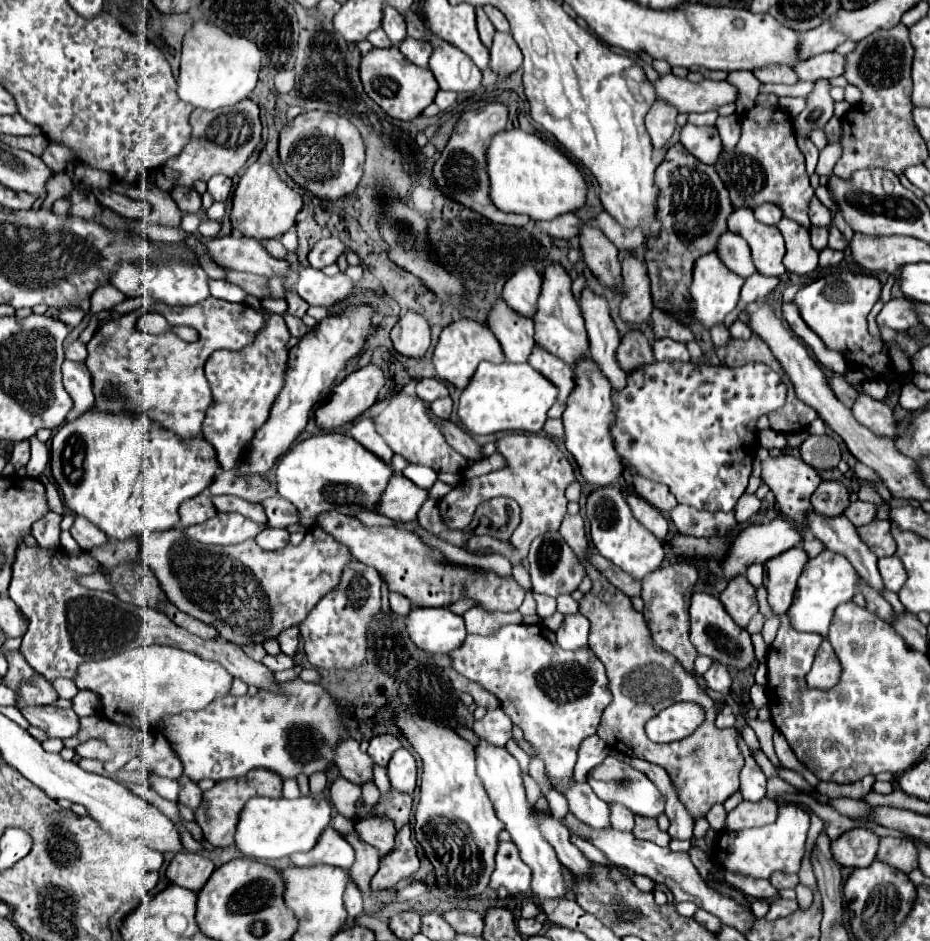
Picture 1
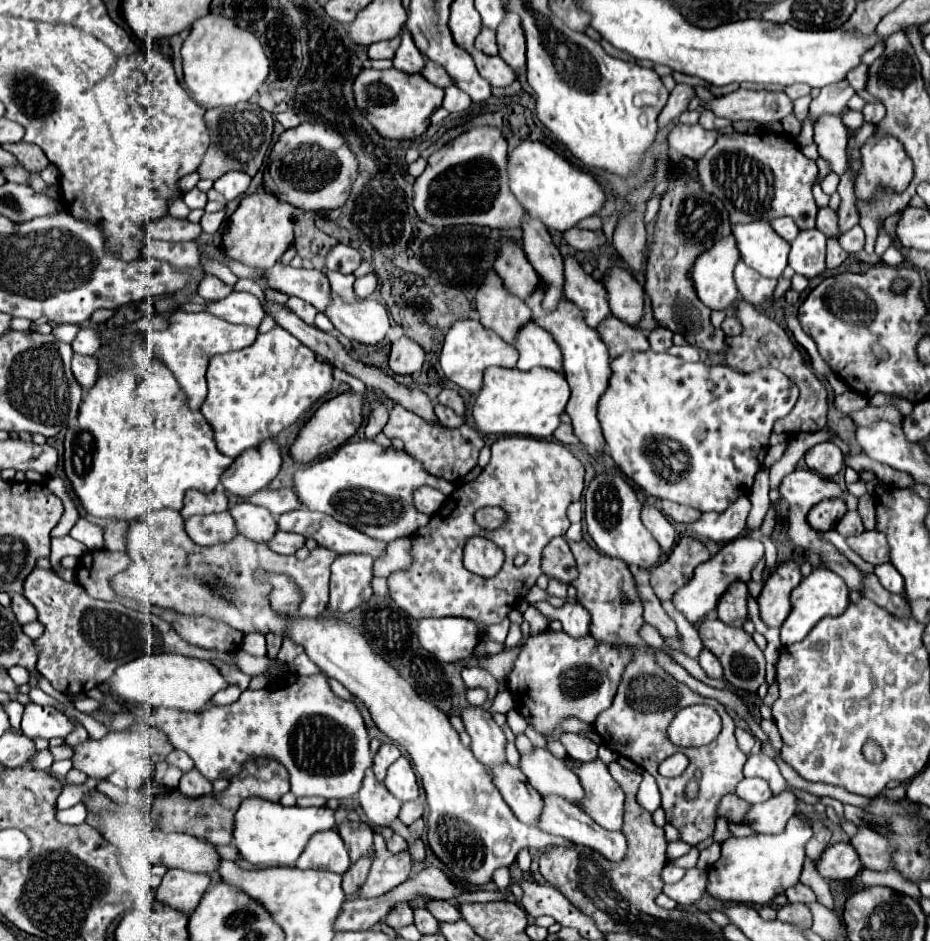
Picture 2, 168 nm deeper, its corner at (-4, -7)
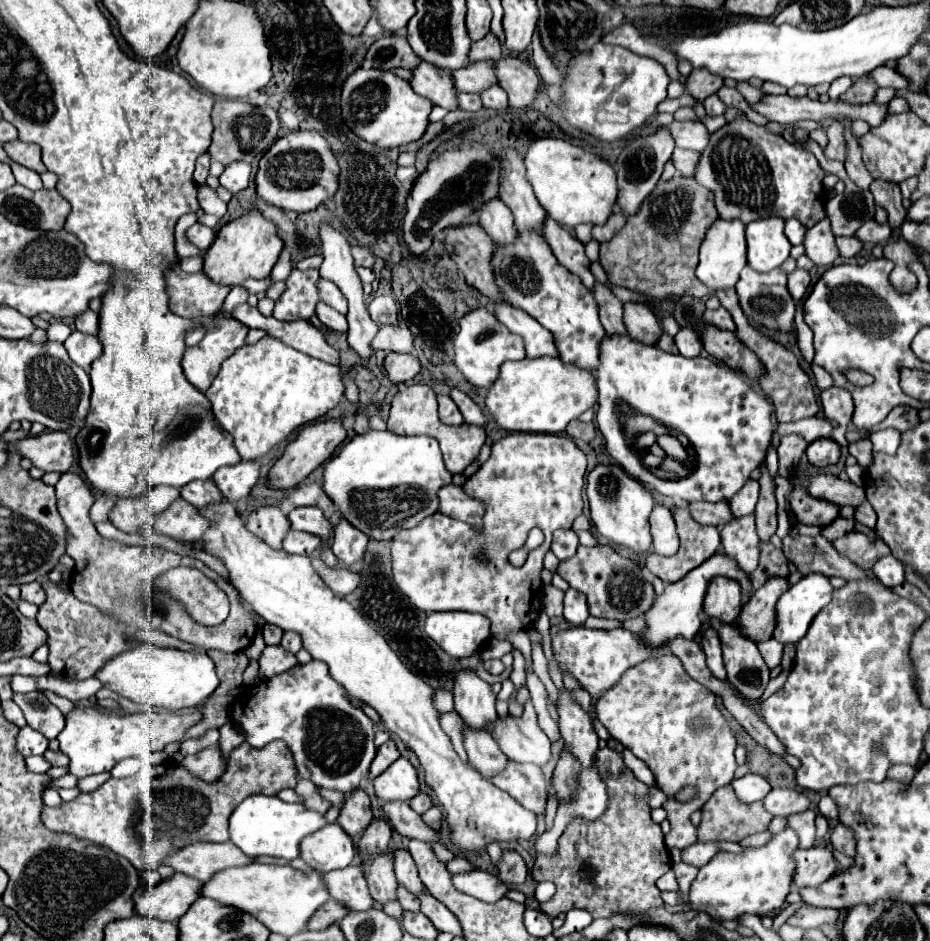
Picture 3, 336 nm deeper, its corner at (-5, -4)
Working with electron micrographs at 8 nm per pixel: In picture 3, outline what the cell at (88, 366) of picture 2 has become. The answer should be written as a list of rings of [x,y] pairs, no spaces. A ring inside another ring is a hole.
[[[74,330],[68,336],[68,340],[64,342],[64,348],[68,350],[68,356],[84,370],[90,370],[90,364],[102,354],[100,340],[96,336],[88,336],[78,330]]]

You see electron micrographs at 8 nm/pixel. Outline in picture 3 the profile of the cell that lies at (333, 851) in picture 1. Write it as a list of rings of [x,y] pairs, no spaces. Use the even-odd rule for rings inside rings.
[[[326,824],[300,842],[300,858],[314,870],[326,874],[352,864],[356,848],[340,824]]]

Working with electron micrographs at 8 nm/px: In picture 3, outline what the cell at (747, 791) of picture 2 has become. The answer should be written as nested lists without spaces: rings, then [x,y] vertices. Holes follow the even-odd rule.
[[[746,774],[746,776],[738,778],[738,780],[734,780],[732,782],[732,788],[734,788],[736,796],[742,802],[746,802],[746,804],[764,800],[766,794],[772,790],[772,786],[760,774]]]

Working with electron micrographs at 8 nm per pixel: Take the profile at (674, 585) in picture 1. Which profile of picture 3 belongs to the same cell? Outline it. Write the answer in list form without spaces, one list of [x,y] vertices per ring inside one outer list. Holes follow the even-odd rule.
[[[676,506],[672,510],[674,514],[674,520],[678,524],[678,534],[680,534],[680,550],[674,554],[674,556],[656,556],[656,554],[650,554],[646,558],[646,566],[648,570],[662,578],[664,582],[676,582],[680,578],[684,578],[692,568],[700,566],[704,560],[708,560],[710,556],[714,556],[720,548],[720,534],[714,526],[702,526],[698,524],[696,520],[692,520],[692,514],[688,512],[688,506]]]

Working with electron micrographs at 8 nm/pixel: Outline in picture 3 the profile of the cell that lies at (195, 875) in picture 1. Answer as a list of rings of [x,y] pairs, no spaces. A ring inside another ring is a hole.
[[[176,872],[172,878],[162,880],[158,886],[146,890],[144,896],[148,900],[146,906],[148,910],[144,912],[144,916],[152,920],[156,918],[166,922],[176,922],[200,896],[200,886],[202,886],[200,880]]]

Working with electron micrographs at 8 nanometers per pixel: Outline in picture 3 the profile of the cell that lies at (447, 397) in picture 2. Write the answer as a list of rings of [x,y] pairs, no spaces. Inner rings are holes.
[[[454,388],[454,390],[450,392],[450,396],[452,396],[452,400],[456,402],[456,406],[460,408],[462,416],[464,416],[464,420],[466,420],[468,424],[482,426],[482,428],[488,426],[488,418],[482,414],[482,410],[480,410],[462,390],[456,390],[456,388]]]

